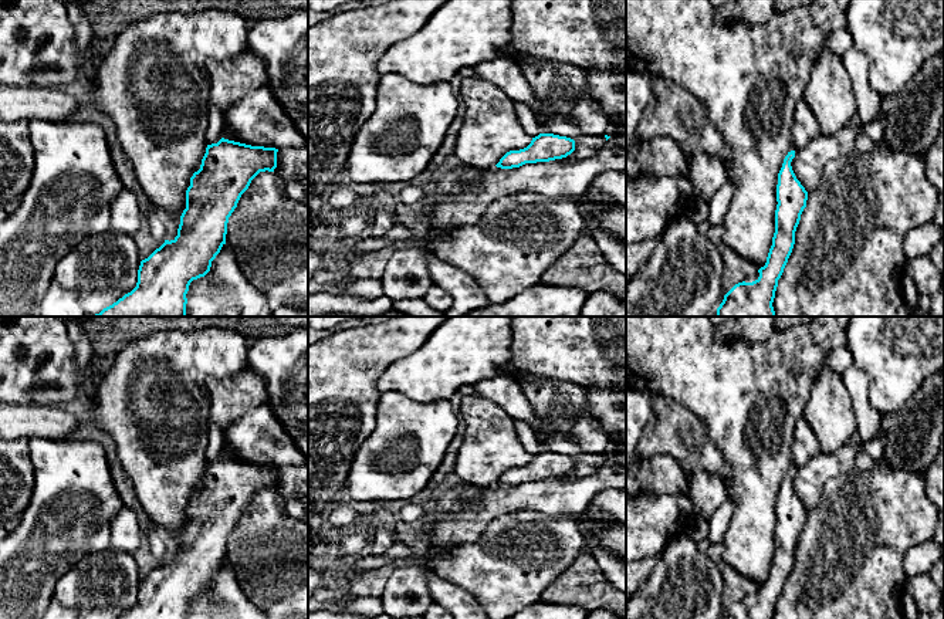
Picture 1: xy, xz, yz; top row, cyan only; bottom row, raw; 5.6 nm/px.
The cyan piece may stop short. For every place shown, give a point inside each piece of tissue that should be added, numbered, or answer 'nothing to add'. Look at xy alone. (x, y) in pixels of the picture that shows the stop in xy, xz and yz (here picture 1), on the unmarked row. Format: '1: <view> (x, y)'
nothing to add

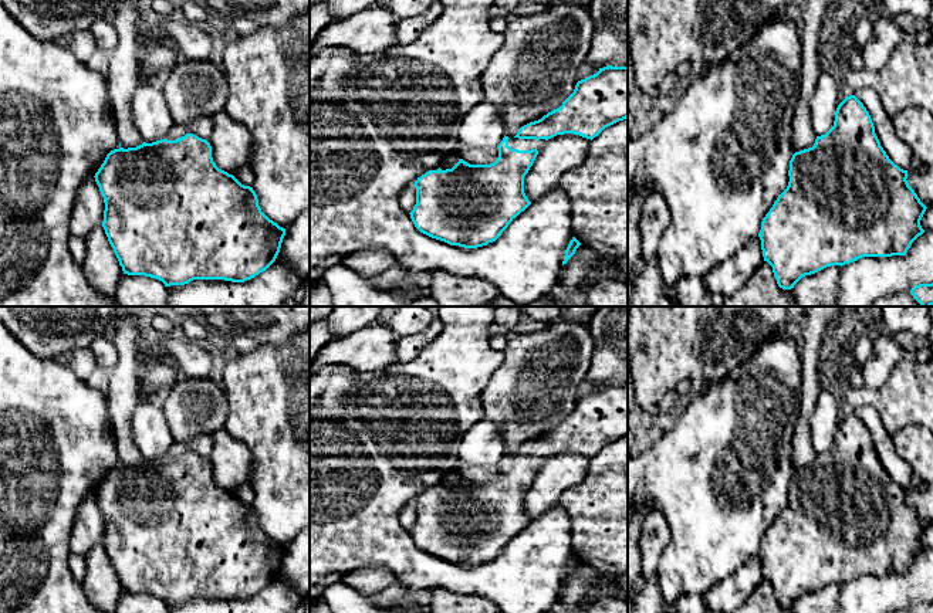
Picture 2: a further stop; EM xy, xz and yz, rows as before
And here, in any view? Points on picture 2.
1: xz (513, 460)

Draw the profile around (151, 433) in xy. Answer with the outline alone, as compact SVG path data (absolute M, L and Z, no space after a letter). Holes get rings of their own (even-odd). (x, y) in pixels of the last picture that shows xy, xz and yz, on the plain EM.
M160 397L138 402L131 417L131 431L136 447L146 461L163 457L175 443L162 410Z

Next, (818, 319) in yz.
M811 306L804 316L802 345L800 358L802 365L801 412L792 433L791 460L795 470L812 465L817 451L809 436L809 417L817 399L825 386L821 345L824 335L839 318L839 306Z

